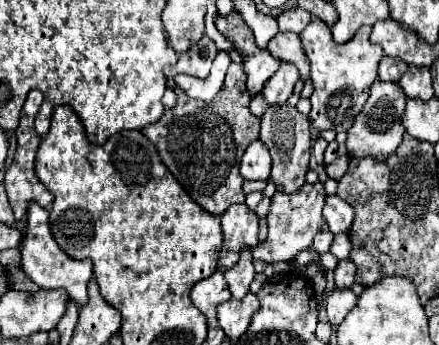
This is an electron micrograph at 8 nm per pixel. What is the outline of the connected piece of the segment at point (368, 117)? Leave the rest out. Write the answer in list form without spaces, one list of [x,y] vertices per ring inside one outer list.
[[[380,79],[374,81],[364,109],[356,115],[354,125],[348,131],[346,149],[348,149],[350,157],[374,155],[376,159],[384,159],[386,155],[392,155],[398,149],[398,145],[402,143],[402,135],[404,135],[404,127],[402,127],[404,105],[406,105],[406,95],[398,83],[380,81]]]

